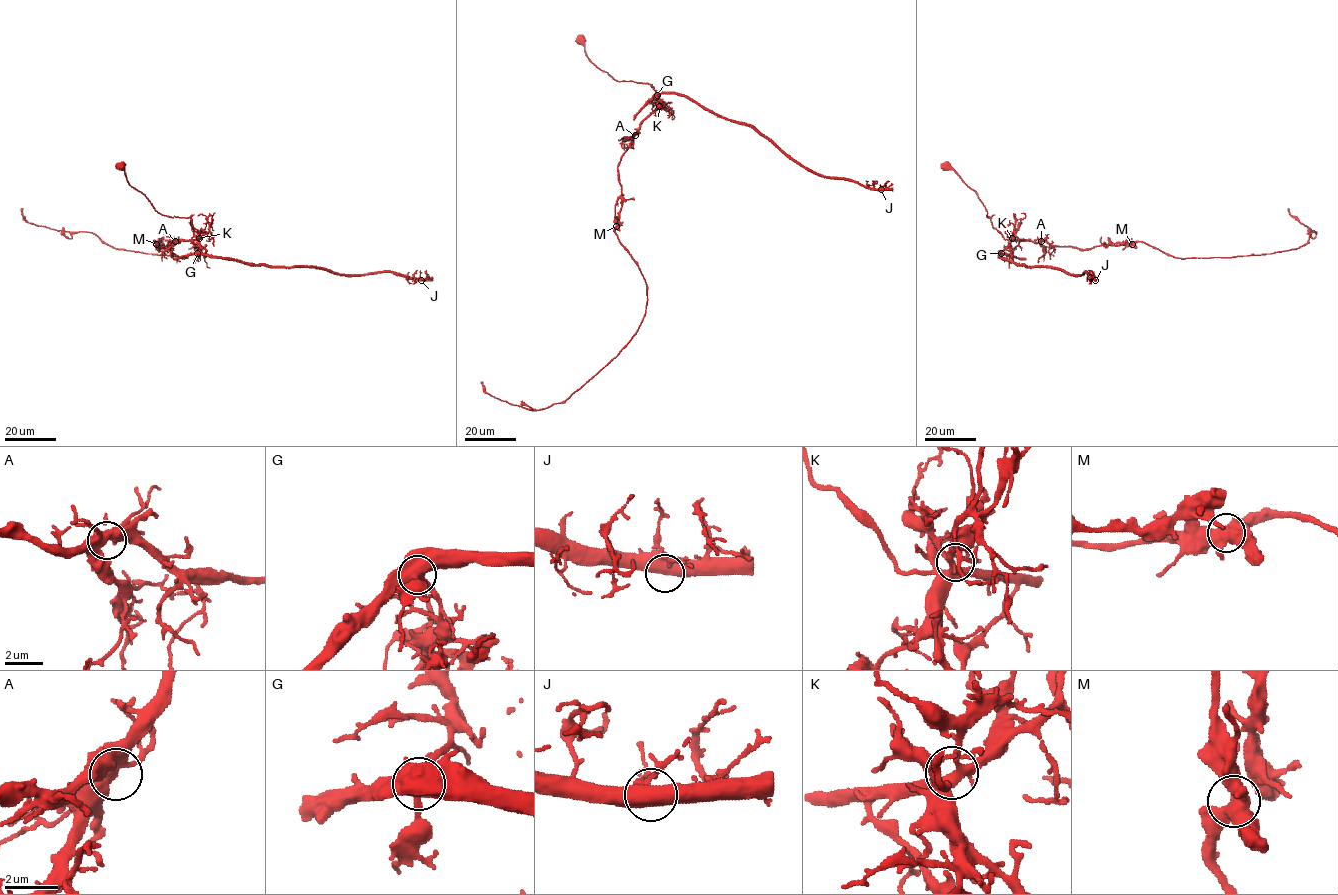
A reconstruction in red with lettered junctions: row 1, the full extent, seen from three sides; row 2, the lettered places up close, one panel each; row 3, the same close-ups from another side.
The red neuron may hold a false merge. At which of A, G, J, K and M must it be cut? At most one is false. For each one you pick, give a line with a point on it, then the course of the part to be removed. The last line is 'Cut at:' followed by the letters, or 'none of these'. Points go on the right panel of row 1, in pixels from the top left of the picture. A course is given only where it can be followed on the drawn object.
G: at (1001, 253); foreign part runs (1001, 253), (1001, 257), (1025, 266), (1054, 266), (1073, 275), (1089, 273), (1095, 278), (1092, 271), (1086, 278)
Cut at: G

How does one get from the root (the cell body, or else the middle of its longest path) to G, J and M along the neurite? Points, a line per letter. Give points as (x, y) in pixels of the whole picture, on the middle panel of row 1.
G: (580, 38), (584, 40), (587, 57), (599, 68), (618, 81), (648, 83), (659, 93), (659, 102), (656, 95)
J: (580, 38), (599, 68), (648, 83), (659, 102), (660, 94), (687, 95), (753, 125), (815, 172), (881, 189)
M: (580, 38), (587, 57), (613, 78), (648, 83), (659, 93), (658, 106), (641, 123), (618, 167), (616, 226)

